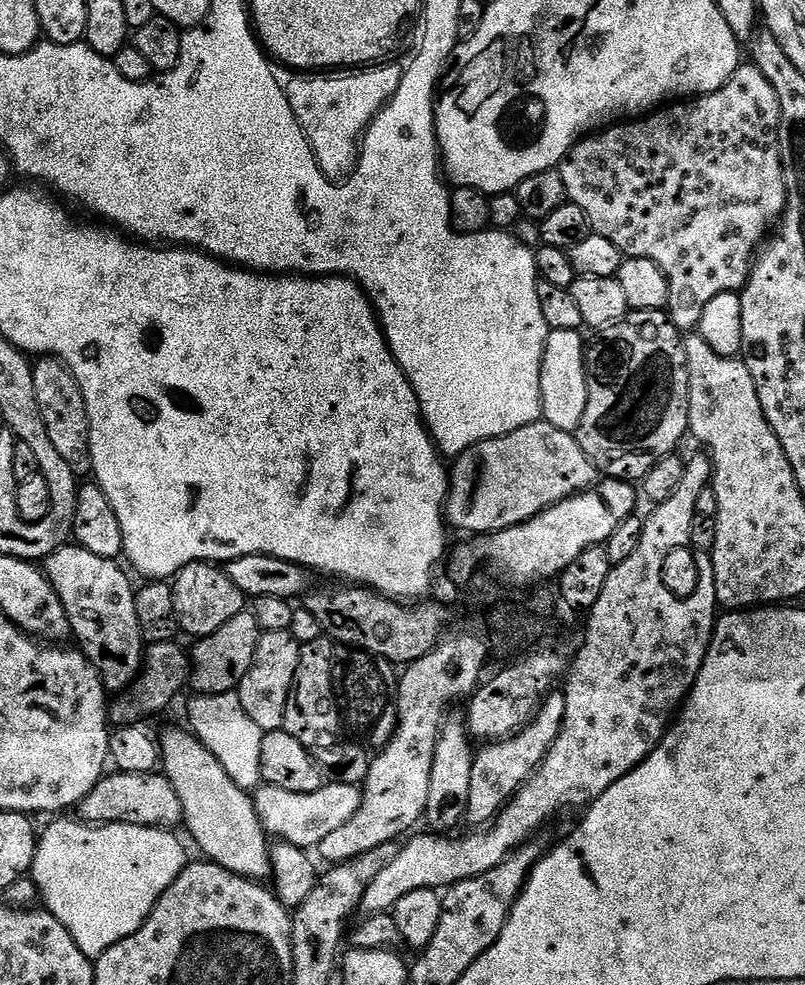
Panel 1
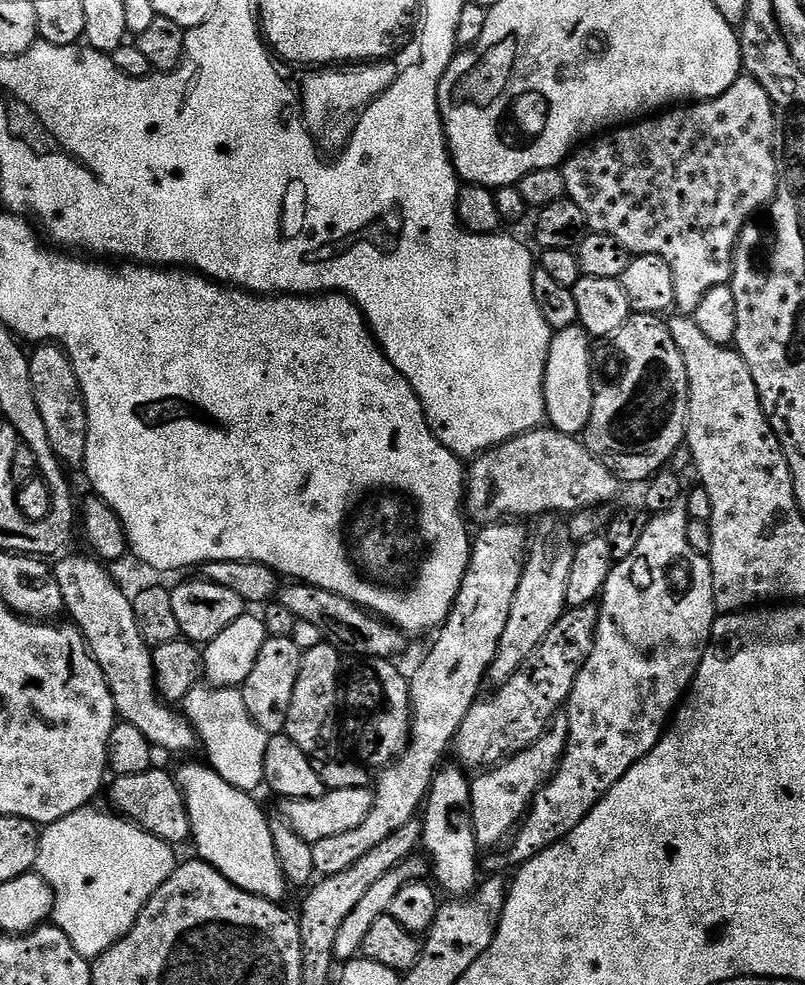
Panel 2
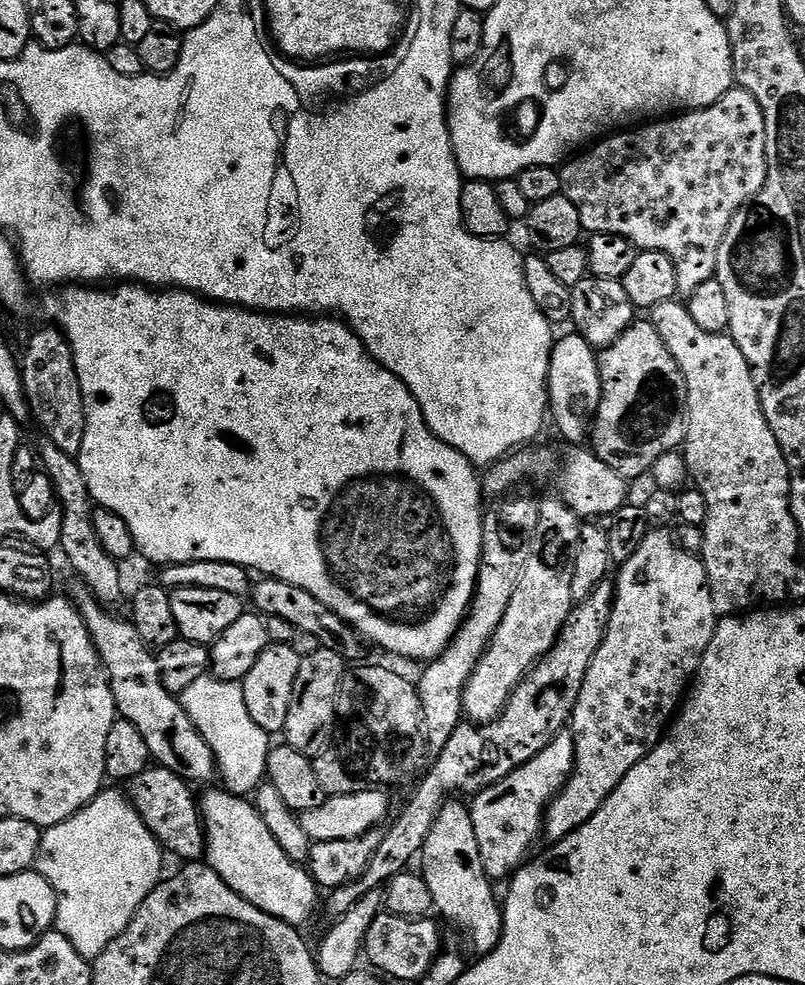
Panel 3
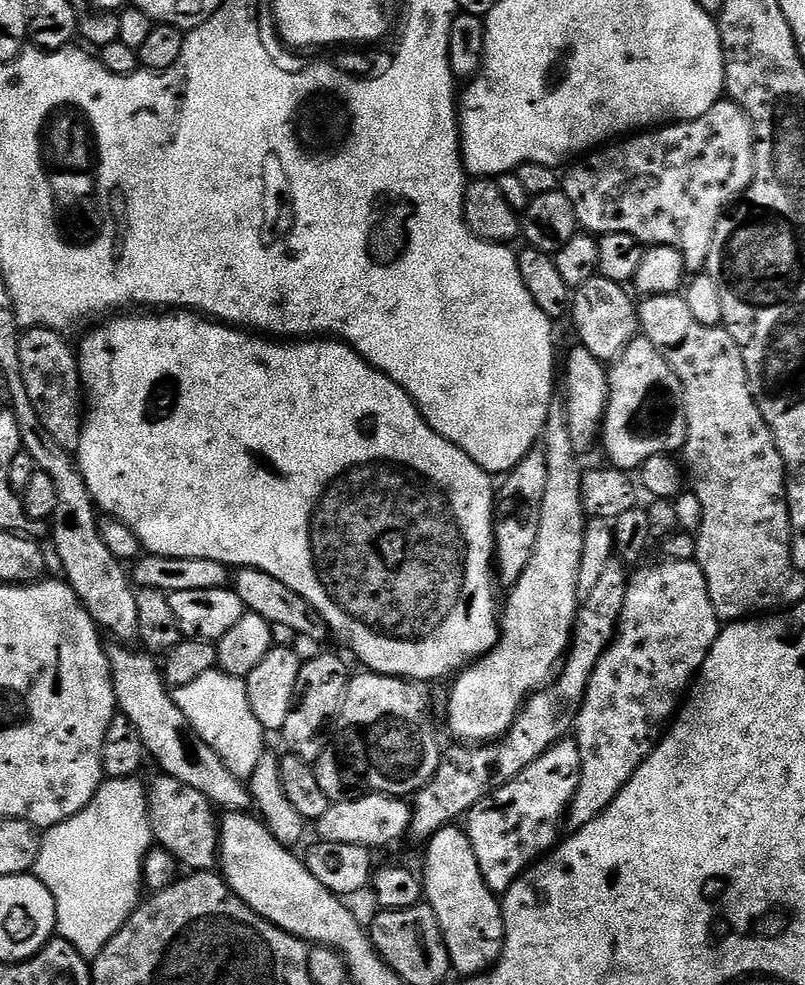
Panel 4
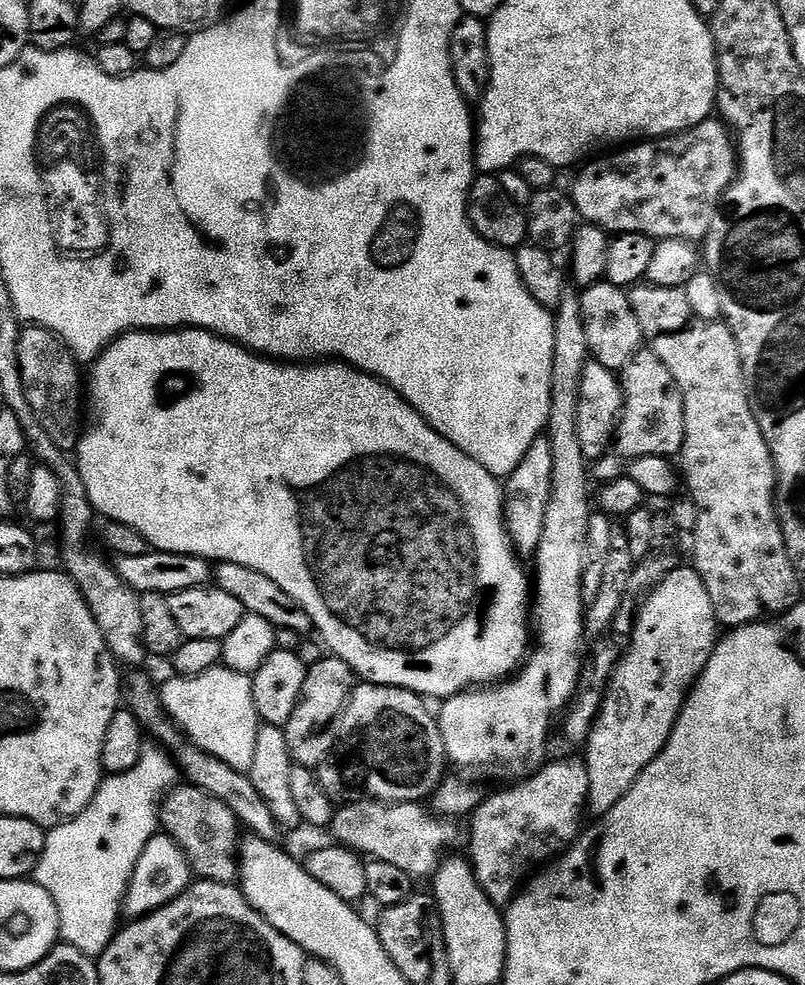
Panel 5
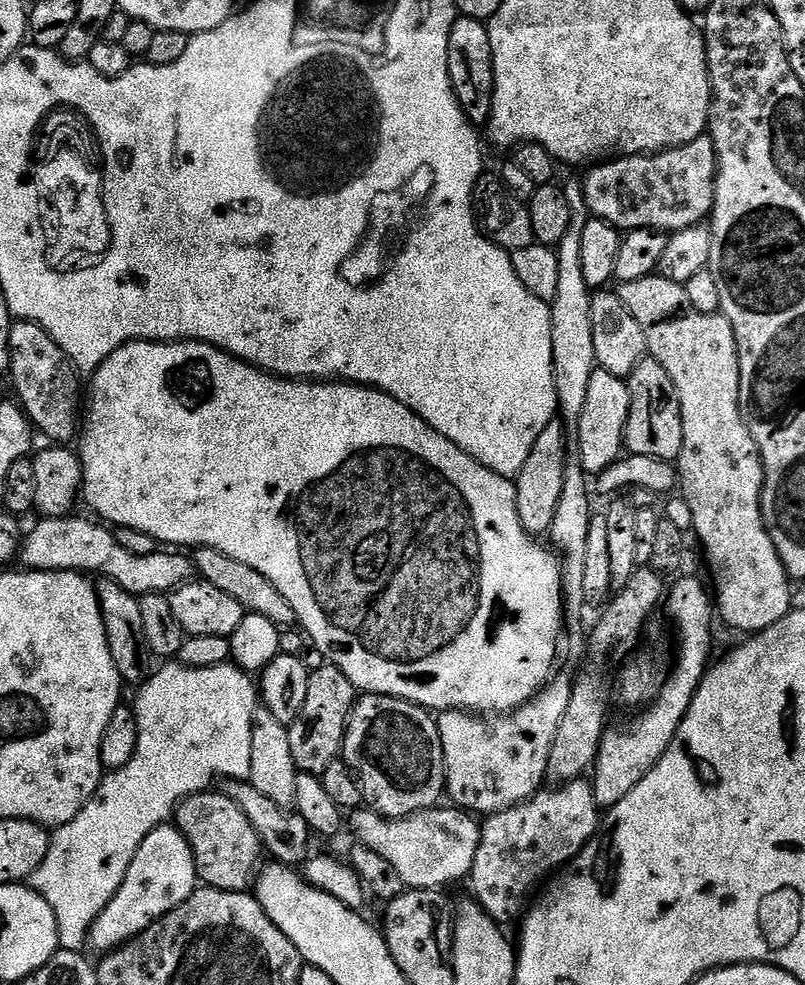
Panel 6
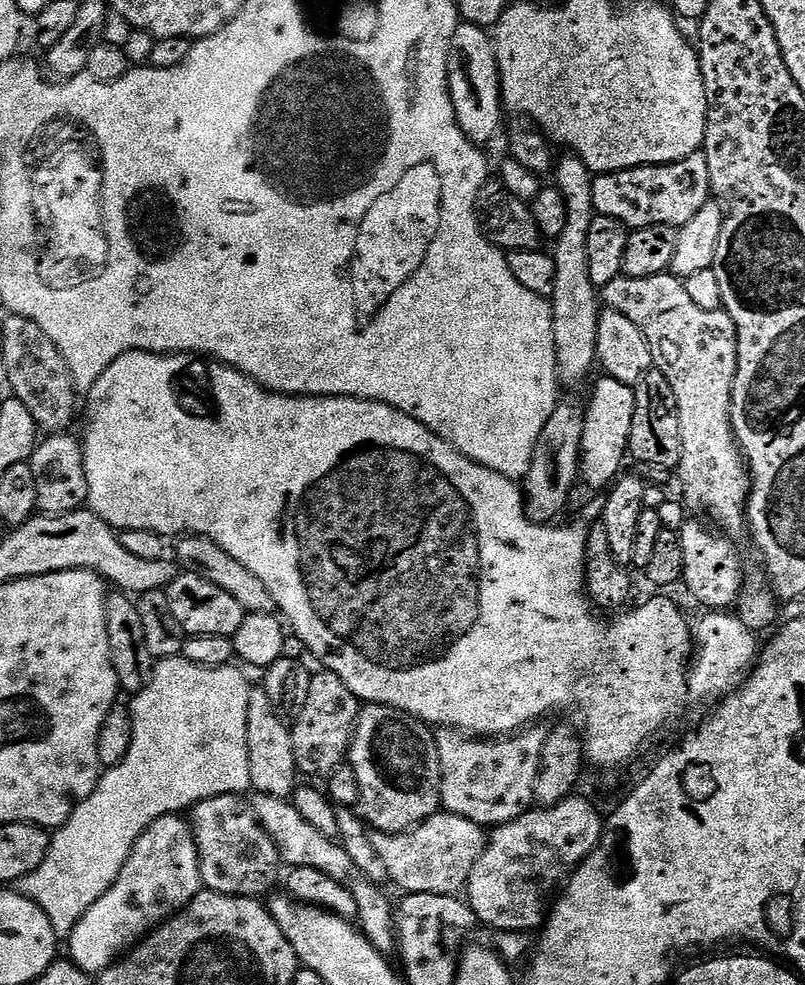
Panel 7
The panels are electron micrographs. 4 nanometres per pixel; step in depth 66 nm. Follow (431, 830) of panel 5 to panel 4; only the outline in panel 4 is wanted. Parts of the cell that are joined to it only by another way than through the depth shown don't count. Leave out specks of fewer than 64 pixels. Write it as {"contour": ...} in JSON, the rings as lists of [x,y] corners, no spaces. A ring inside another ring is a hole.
{"contour":[[[361,794],[357,800],[350,802],[338,802],[330,806],[330,810],[326,810],[326,814],[322,814],[322,818],[315,821],[317,837],[326,842],[342,842],[346,846],[362,846],[369,850],[377,850],[376,848],[388,848],[391,844],[399,842],[403,836],[409,835],[412,827],[412,808],[409,801],[404,798],[394,796],[382,796],[379,794]]]}

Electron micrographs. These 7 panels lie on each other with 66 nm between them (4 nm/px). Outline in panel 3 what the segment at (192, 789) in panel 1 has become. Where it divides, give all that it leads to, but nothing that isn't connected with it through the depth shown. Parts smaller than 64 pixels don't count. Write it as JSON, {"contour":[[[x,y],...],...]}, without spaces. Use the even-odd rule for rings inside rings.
{"contour":[[[209,787],[205,791],[209,792],[198,800],[200,814],[204,818],[208,867],[215,870],[218,878],[222,878],[230,890],[246,898],[246,902],[258,906],[258,910],[277,916],[287,924],[304,926],[316,912],[318,885],[311,872],[291,860],[286,850],[274,842],[274,834],[270,834],[266,822],[262,822],[251,799],[235,791],[223,792],[216,787]]]}

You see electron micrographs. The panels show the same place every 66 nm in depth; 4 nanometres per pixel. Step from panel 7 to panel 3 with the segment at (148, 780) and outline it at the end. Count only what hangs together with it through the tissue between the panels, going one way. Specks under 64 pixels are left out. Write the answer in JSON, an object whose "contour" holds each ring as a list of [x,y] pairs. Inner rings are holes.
{"contour":[[[209,674],[198,678],[190,690],[182,693],[182,703],[216,755],[219,775],[228,780],[240,780],[241,793],[255,793],[266,780],[270,734],[250,718],[240,684],[234,680],[218,680]],[[102,790],[80,812],[61,824],[47,829],[40,838],[40,853],[36,856],[35,871],[40,873],[56,895],[55,931],[61,932],[82,954],[85,960],[92,962],[96,957],[130,926],[138,906],[159,886],[164,872],[166,853],[160,843],[150,834],[146,822],[134,810],[132,801],[123,791],[108,792]]]}

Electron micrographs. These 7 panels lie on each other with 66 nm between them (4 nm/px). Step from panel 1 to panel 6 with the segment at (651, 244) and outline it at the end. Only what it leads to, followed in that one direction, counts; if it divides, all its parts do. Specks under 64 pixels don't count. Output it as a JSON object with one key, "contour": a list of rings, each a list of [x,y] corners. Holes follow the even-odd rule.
{"contour":[[[705,134],[699,136],[694,142],[683,144],[677,148],[668,148],[664,152],[653,152],[651,154],[641,154],[639,156],[616,156],[609,158],[595,166],[587,169],[588,177],[583,177],[582,187],[584,189],[584,201],[588,207],[589,213],[597,220],[610,222],[616,228],[629,232],[630,230],[658,230],[659,232],[673,233],[681,232],[687,228],[693,228],[695,224],[704,224],[712,215],[712,203],[714,202],[714,190],[716,189],[716,151],[711,136]]]}

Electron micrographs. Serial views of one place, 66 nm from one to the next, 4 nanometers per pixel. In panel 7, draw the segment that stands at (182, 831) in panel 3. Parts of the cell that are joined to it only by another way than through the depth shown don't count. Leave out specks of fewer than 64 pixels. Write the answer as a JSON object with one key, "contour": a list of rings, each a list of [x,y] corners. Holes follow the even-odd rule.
{"contour":[[[243,795],[207,796],[190,810],[192,837],[198,850],[201,885],[223,896],[264,898],[273,891],[282,861],[270,834],[258,822]]]}

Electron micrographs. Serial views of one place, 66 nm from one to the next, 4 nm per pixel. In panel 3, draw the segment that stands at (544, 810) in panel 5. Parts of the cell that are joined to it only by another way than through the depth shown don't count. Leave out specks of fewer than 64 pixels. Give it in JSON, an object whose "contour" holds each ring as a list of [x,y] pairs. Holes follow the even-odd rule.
{"contour":[[[571,727],[563,728],[558,735],[542,750],[542,754],[534,754],[530,762],[518,766],[502,782],[494,782],[494,786],[482,789],[475,793],[470,800],[470,811],[474,822],[474,835],[478,837],[478,854],[482,854],[482,866],[486,870],[488,879],[493,882],[507,881],[515,873],[521,864],[529,859],[528,851],[532,843],[542,836],[544,827],[544,810],[554,797],[559,796],[560,791],[566,786],[568,776],[574,766],[574,738]]]}

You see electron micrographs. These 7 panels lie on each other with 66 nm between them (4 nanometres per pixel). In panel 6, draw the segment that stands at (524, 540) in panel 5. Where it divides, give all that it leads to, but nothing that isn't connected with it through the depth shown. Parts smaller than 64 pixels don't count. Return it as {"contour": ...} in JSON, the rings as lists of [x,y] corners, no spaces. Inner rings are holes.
{"contour":[[[553,422],[538,434],[538,442],[534,442],[534,450],[530,450],[530,458],[526,458],[526,466],[514,477],[516,486],[516,509],[520,525],[533,538],[543,537],[552,528],[554,510],[558,510],[558,498],[562,496],[562,482],[566,482],[566,466],[570,456],[566,445],[564,425]]]}

